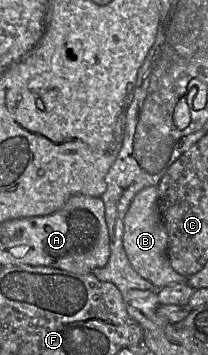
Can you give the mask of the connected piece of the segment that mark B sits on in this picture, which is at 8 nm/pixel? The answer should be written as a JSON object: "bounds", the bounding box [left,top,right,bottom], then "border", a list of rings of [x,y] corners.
{"bounds":[123,185,188,288],"border":[[[158,185],[144,188],[133,198],[125,216],[123,243],[133,268],[158,288],[187,282],[188,278],[177,273],[168,259],[168,234],[158,209]]]}

